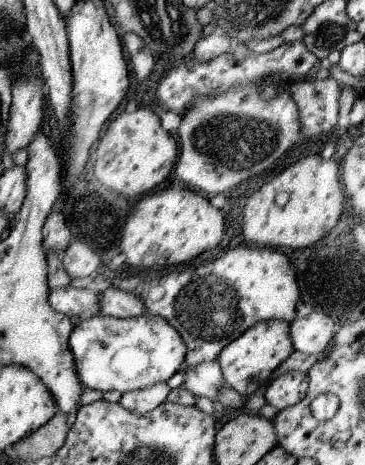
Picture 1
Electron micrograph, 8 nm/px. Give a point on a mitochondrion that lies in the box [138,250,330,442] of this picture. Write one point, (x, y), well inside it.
(205, 309)

